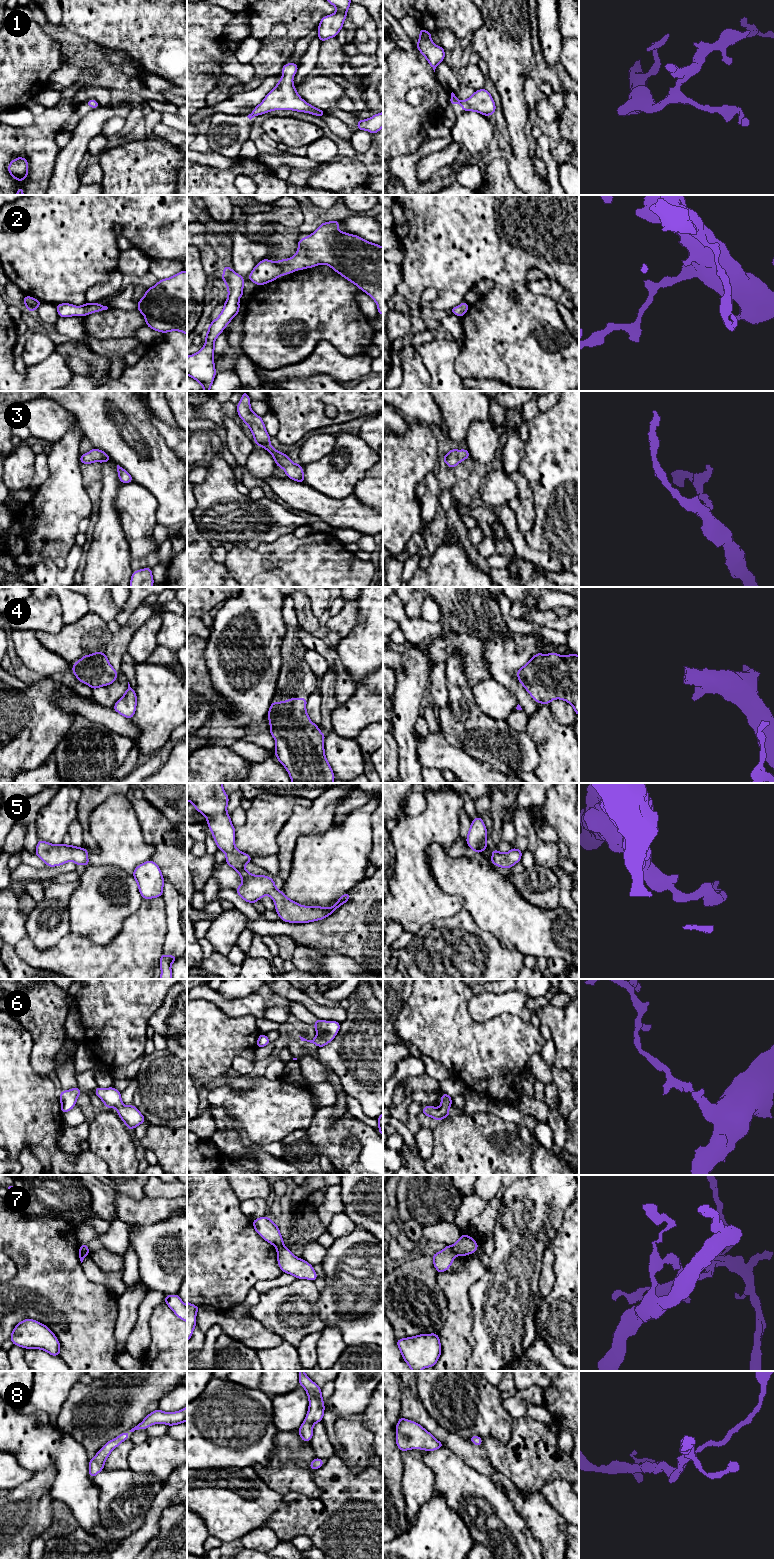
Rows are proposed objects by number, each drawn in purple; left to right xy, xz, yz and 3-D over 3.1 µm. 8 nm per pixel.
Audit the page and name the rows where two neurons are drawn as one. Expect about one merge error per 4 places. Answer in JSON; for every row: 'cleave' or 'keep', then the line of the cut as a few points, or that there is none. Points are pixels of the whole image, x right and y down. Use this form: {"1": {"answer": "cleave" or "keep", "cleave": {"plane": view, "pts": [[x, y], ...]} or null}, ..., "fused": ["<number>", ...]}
{"1": {"answer": "keep", "cleave": null}, "2": {"answer": "keep", "cleave": null}, "3": {"answer": "keep", "cleave": null}, "4": {"answer": "keep", "cleave": null}, "5": {"answer": "keep", "cleave": null}, "6": {"answer": "keep", "cleave": null}, "7": {"answer": "cleave", "cleave": {"plane": "yz", "pts": [[451, 1246], [456, 1254]]}}, "8": {"answer": "keep", "cleave": null}, "fused": ["7"]}

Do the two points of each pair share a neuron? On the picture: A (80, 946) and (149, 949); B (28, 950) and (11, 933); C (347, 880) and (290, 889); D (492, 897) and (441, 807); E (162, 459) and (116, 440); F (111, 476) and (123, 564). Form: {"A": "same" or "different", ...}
{"A": "same", "B": "different", "C": "same", "D": "different", "E": "same", "F": "same"}

